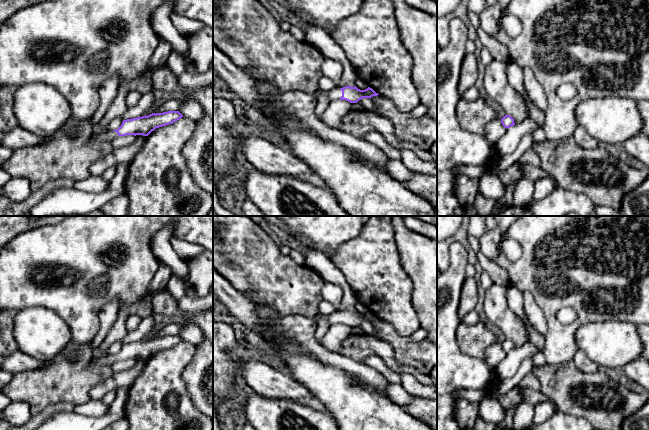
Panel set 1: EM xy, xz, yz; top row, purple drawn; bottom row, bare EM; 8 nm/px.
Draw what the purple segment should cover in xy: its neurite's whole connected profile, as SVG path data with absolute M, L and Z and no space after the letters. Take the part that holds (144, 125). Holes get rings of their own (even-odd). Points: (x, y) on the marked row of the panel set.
M168 111L163 113L152 113L148 116L123 120L117 130L108 130L103 134L95 133L92 140L98 142L111 142L116 136L143 135L148 136L156 128L172 124L182 118L179 111Z

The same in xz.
M346 86L343 88L339 89L335 88L327 91L319 90L314 94L312 94L312 96L318 100L322 94L326 94L330 101L340 99L340 100L346 100L350 103L357 103L362 98L371 99L373 96L379 95L370 87L368 87L365 90L360 90L356 86L355 87Z

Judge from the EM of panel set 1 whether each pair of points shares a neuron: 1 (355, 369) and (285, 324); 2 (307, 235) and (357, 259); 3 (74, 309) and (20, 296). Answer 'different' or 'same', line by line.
1: same
2: different
3: same

